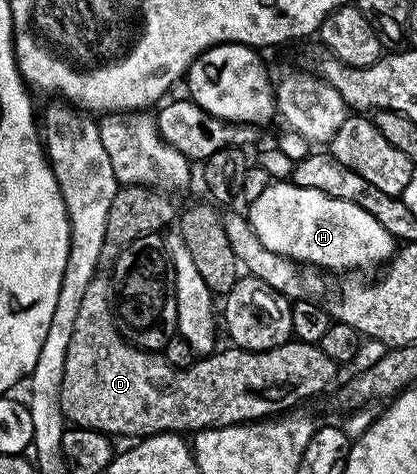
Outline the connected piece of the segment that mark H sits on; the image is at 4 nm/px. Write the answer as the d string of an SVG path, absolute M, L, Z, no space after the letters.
M276 180L250 203L246 210L249 224L258 240L294 262L321 266L324 270L360 272L363 266L387 263L398 249L392 237L366 208L350 200L338 200L314 188L298 188L290 180Z

